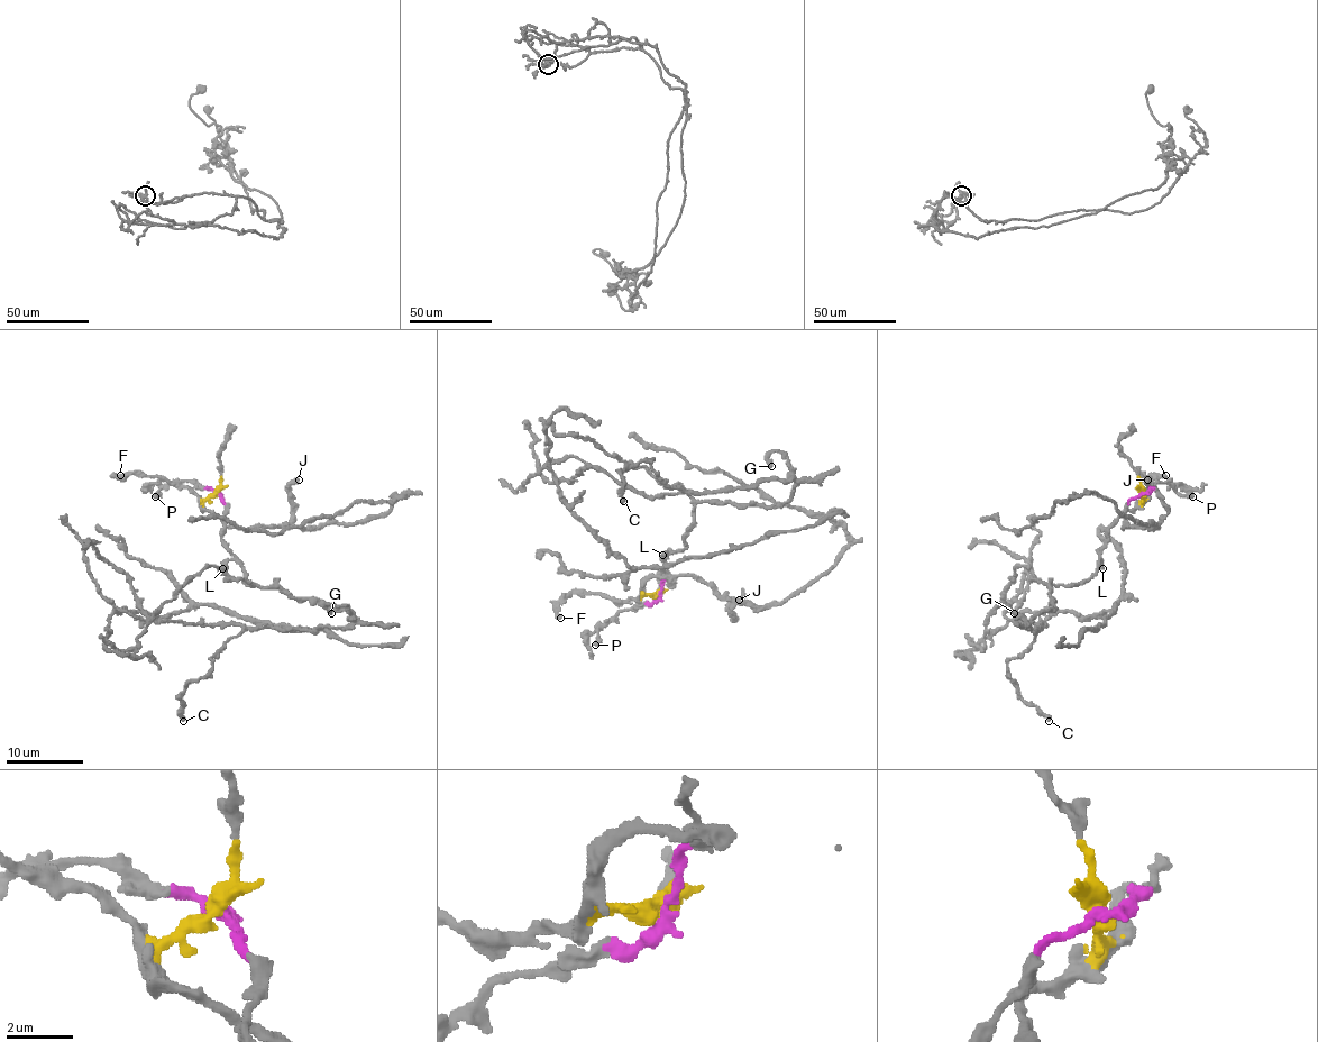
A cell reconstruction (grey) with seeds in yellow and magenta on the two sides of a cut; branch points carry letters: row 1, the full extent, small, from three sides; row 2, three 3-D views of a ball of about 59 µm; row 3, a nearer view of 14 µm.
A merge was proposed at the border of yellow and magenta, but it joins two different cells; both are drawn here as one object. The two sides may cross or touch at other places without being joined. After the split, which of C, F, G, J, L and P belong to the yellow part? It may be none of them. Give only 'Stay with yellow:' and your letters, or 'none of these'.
Stay with yellow: F, J

